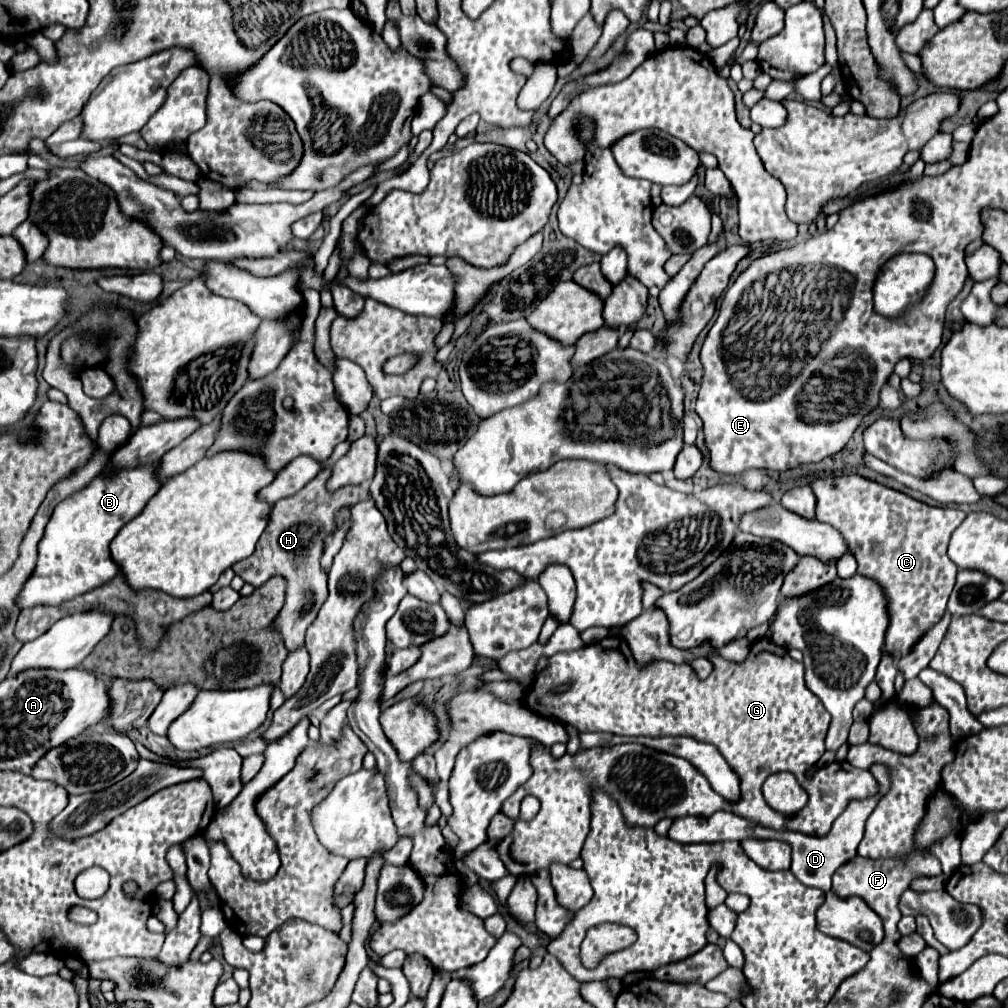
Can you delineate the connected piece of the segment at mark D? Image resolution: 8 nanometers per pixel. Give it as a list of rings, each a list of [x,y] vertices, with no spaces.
[[[872,766],[870,768],[872,776],[878,782],[878,794],[868,796],[864,800],[858,802],[850,802],[848,812],[844,812],[844,816],[838,816],[830,834],[824,838],[816,838],[816,836],[808,836],[808,834],[798,834],[798,832],[782,832],[782,830],[772,830],[772,836],[760,836],[760,838],[772,838],[772,840],[784,840],[792,846],[791,866],[790,870],[798,880],[802,880],[802,884],[812,886],[812,888],[820,888],[822,892],[828,892],[832,888],[832,874],[846,862],[850,862],[856,856],[856,848],[864,836],[864,824],[868,820],[868,816],[872,814],[872,810],[876,808],[878,800],[888,794],[888,786],[890,786],[890,778],[888,778],[888,770],[884,770],[884,766]]]

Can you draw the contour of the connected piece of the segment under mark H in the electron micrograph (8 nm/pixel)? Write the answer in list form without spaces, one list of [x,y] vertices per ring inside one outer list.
[[[326,468],[294,496],[278,500],[272,508],[270,522],[264,534],[260,536],[260,542],[256,544],[256,552],[250,558],[240,560],[236,562],[236,566],[232,566],[232,570],[244,582],[256,588],[276,574],[288,580],[286,604],[276,618],[276,626],[282,632],[282,638],[288,650],[294,650],[304,644],[306,628],[314,622],[322,602],[328,598],[328,586],[326,586],[328,576],[320,570],[320,556],[324,552],[324,540],[334,530],[336,512],[344,506],[352,506],[370,496],[368,488],[362,484],[344,486],[336,492],[330,492],[326,490],[326,482],[330,476],[332,476],[332,468]]]

